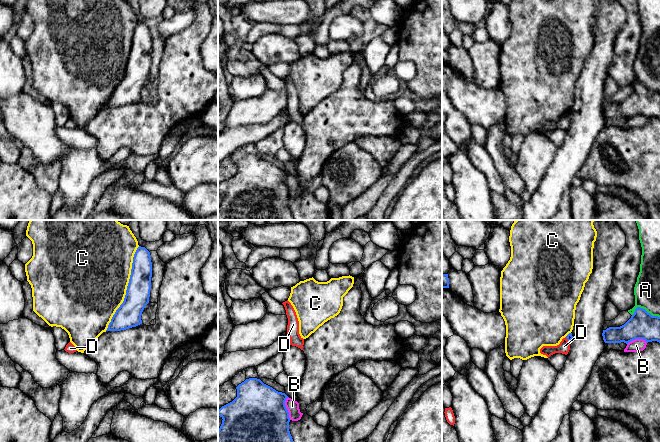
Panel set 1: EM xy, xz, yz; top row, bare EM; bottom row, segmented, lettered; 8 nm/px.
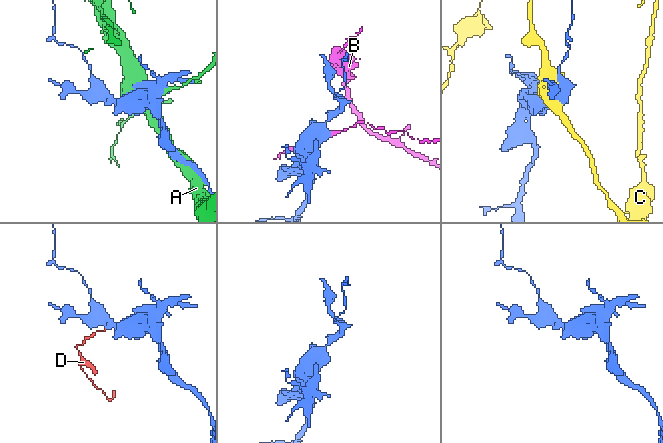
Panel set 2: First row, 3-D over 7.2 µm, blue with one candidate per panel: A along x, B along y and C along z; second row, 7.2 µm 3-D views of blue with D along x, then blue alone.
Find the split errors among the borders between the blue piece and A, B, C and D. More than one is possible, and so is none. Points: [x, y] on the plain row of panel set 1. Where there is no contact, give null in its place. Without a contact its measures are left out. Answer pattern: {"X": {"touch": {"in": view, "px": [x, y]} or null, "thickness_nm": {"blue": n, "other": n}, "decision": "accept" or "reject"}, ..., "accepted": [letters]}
{"A": {"touch": {"in": "yz", "px": [644, 85]}, "thickness_nm": {"blue": 220, "other": 200}, "decision": "reject"}, "B": {"touch": {"in": "xz", "px": [286, 184]}, "thickness_nm": {"blue": 500, "other": 100}, "decision": "reject"}, "C": {"touch": {"in": "xy", "px": [127, 64]}, "thickness_nm": {"blue": 200, "other": 480}, "decision": "reject"}, "D": {"touch": {"in": "yz", "px": [567, 115]}, "thickness_nm": {"blue": 50, "other": 90}, "decision": "accept"}, "accepted": ["D"]}

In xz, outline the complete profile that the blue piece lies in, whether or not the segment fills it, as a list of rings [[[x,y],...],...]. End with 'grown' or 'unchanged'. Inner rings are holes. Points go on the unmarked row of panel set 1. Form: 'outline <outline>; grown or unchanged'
outline [[[249,154],[237,163],[237,173],[218,186],[222,200],[218,205],[218,220],[294,220],[289,207],[289,188],[285,182],[288,172]]]; unchanged

